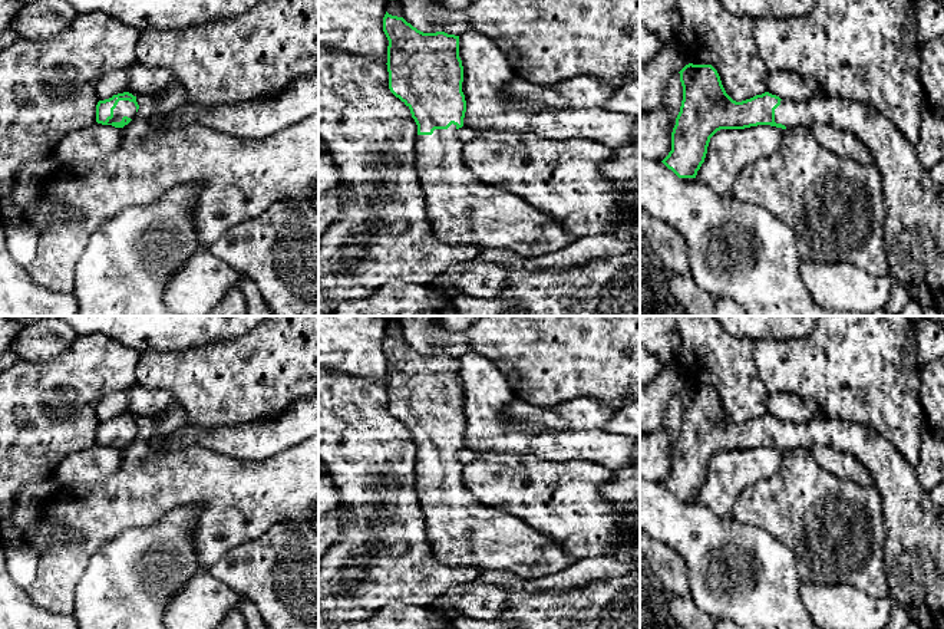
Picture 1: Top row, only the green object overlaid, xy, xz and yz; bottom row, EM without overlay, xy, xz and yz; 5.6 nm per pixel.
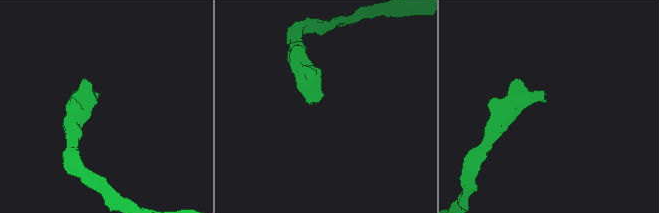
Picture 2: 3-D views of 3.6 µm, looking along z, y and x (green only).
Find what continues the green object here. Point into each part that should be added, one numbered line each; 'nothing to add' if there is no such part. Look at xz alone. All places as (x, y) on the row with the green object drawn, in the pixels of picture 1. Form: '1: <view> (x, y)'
1: xz (462, 210)

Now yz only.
1: yz (914, 203)

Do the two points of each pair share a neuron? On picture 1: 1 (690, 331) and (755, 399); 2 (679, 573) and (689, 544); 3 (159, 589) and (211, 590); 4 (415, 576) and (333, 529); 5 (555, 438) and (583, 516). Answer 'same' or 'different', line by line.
1: same
2: different
3: different
4: different
5: different

